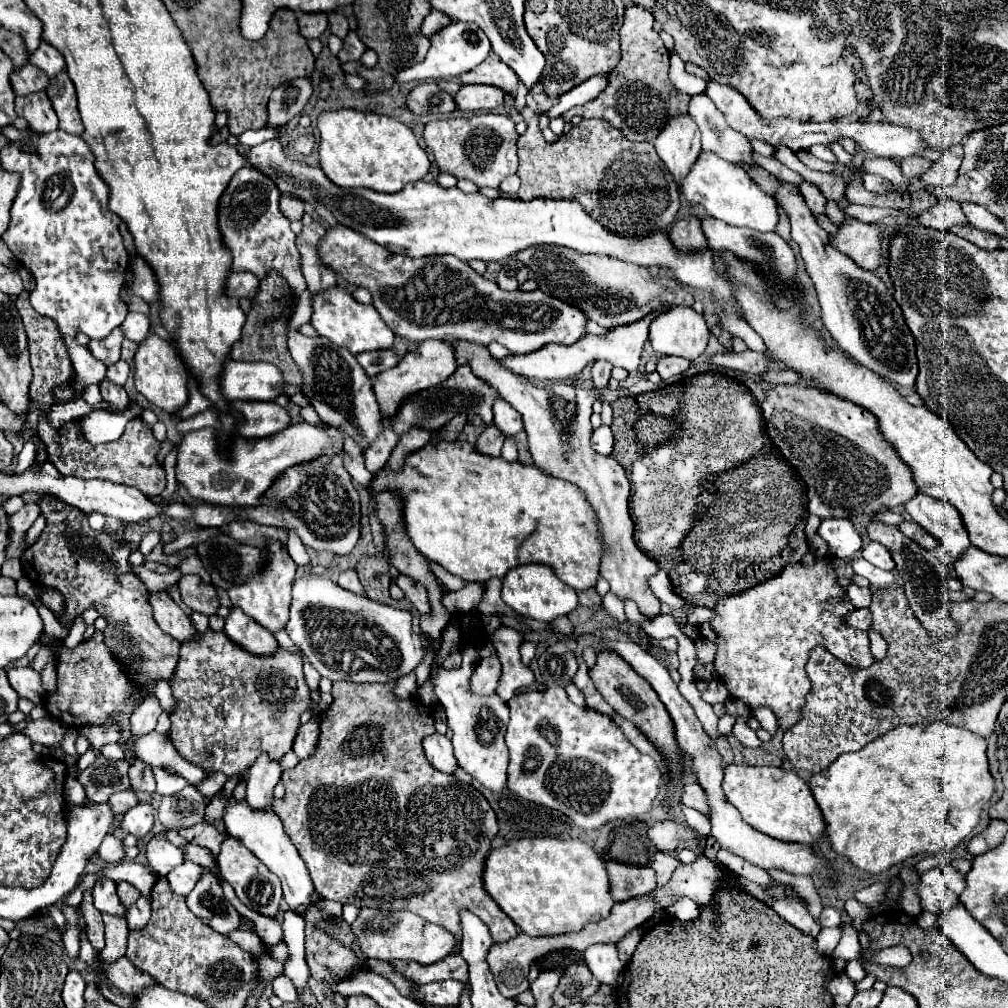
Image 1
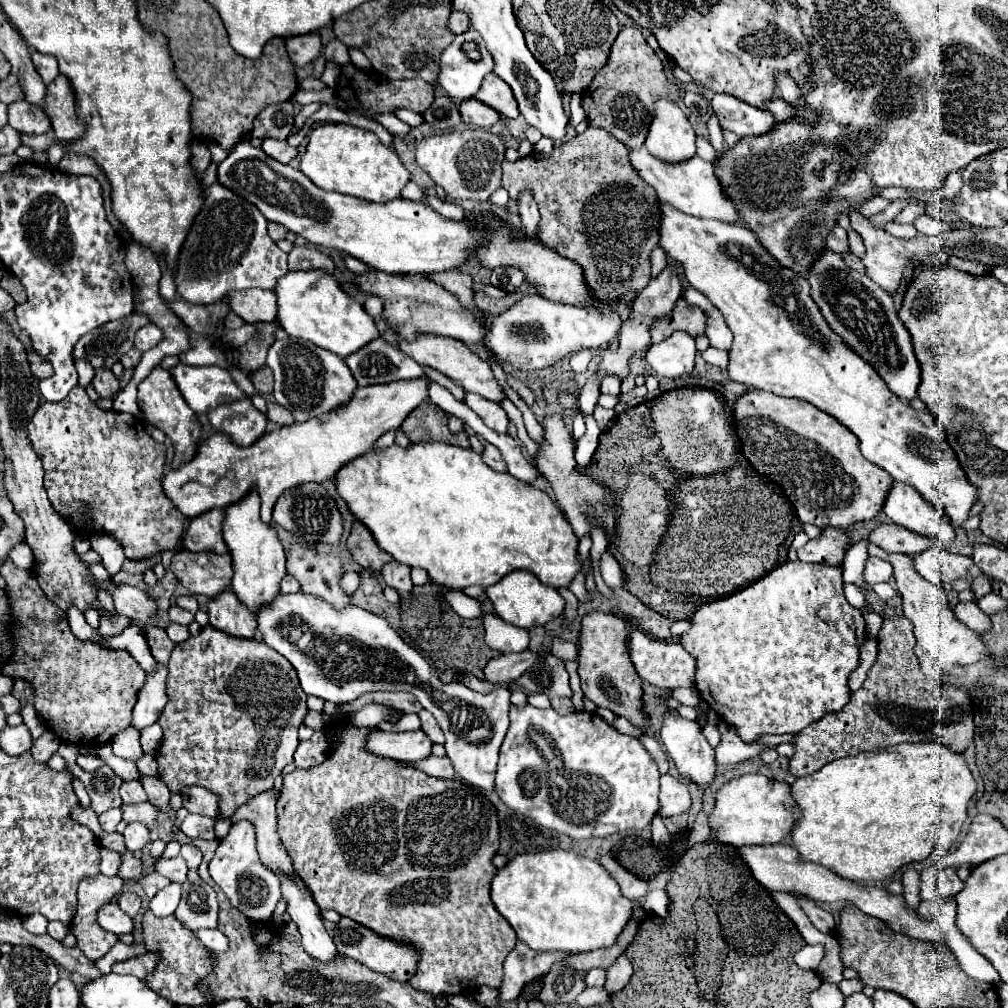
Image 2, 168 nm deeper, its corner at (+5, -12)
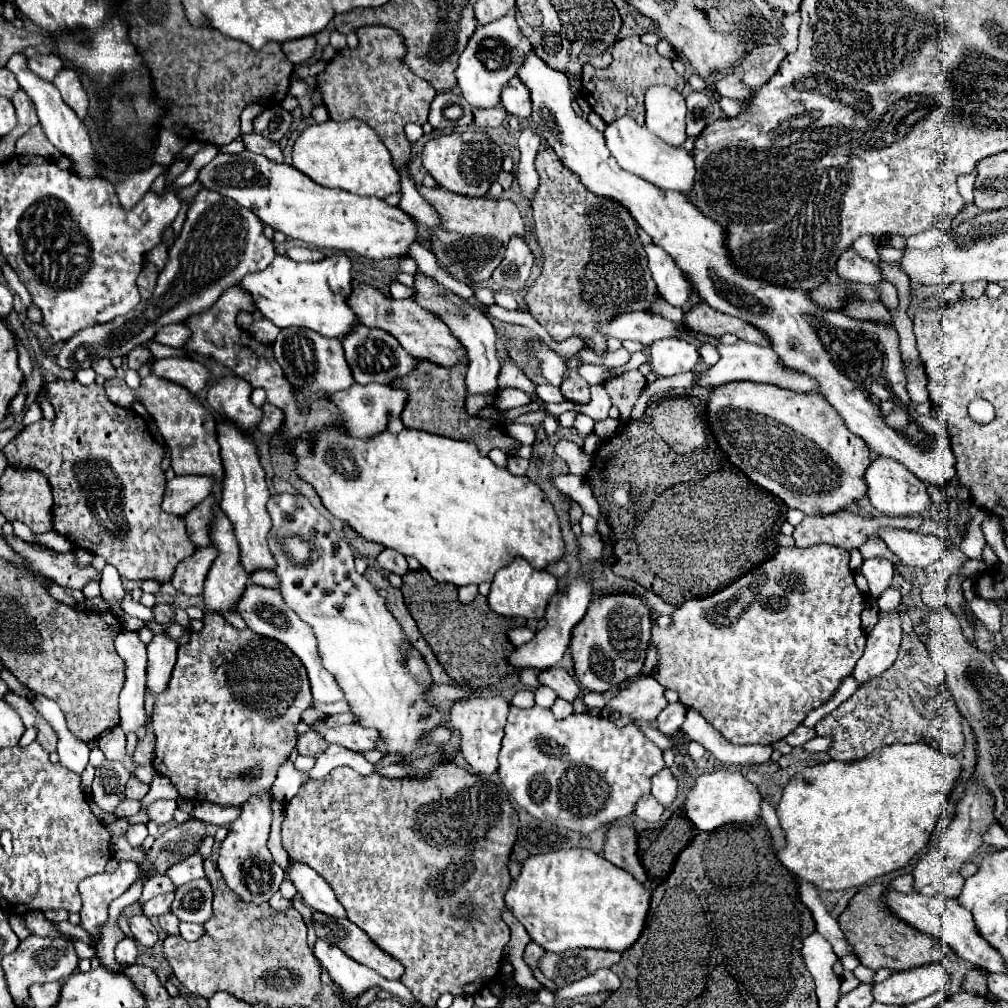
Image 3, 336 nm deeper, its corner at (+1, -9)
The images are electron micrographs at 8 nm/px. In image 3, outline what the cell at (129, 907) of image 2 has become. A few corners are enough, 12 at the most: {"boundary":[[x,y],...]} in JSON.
{"boundary":[[154,876],[144,882],[138,904],[162,892],[174,892],[168,876]]}

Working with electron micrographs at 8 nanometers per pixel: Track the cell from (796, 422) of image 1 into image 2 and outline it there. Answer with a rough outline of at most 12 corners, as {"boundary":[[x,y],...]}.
{"boundary":[[738,397],[744,457],[800,523],[880,515],[894,479],[806,401]]}

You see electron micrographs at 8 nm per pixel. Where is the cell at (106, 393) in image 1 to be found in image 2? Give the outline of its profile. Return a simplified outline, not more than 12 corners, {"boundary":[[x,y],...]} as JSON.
{"boundary":[[96,369],[92,387],[112,399],[120,385],[110,369]]}

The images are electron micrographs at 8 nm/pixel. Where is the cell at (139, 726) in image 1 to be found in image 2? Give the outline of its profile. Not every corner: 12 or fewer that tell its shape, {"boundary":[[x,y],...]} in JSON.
{"boundary":[[158,665],[138,693],[132,727],[156,723],[168,701],[168,669]]}

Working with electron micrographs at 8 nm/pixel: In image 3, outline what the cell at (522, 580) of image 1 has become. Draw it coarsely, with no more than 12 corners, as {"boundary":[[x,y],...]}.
{"boundary":[[516,558],[496,572],[488,604],[508,618],[544,618],[558,584]]}

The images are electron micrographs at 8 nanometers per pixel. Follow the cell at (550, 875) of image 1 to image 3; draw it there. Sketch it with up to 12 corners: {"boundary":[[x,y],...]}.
{"boundary":[[528,856],[506,906],[546,952],[622,954],[650,890],[604,856]]}

